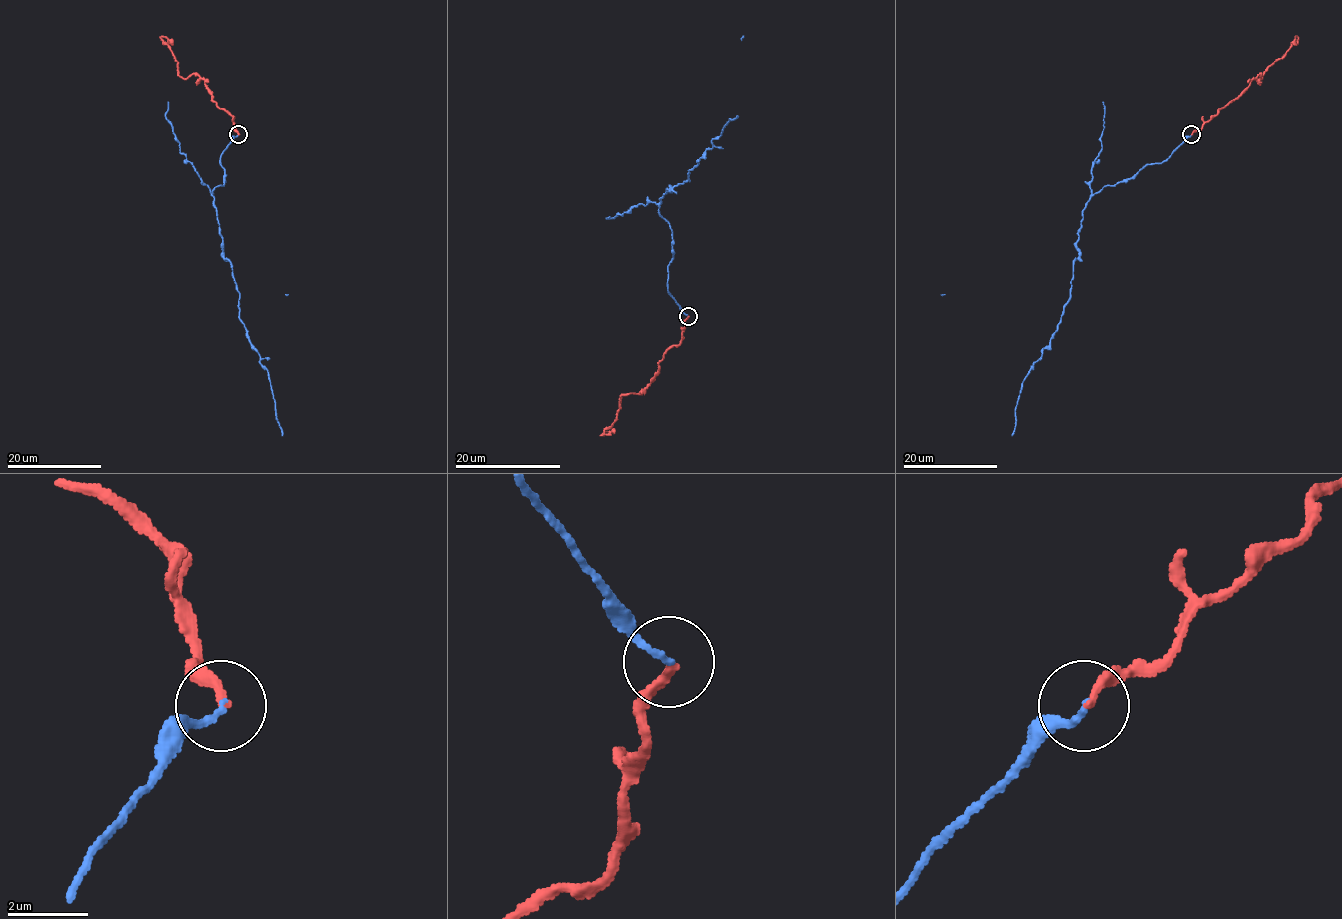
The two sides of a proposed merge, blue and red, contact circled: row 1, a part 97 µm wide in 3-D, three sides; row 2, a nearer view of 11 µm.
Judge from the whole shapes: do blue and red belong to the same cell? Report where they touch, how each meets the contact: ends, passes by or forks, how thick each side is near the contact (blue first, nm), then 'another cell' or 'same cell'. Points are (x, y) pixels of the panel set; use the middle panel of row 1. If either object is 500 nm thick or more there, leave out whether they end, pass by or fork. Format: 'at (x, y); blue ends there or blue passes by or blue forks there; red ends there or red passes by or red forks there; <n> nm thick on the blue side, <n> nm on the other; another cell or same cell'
at (688, 316); blue ends there; red ends there; 170 nm thick on the blue side, 220 nm on the other; another cell

